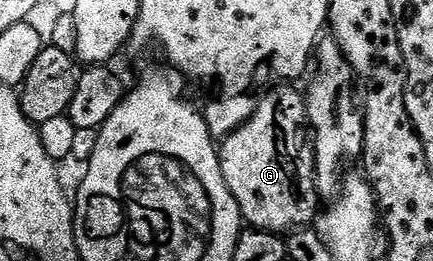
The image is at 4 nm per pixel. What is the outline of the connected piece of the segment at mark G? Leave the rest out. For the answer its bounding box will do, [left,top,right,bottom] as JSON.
[218,84,322,236]

